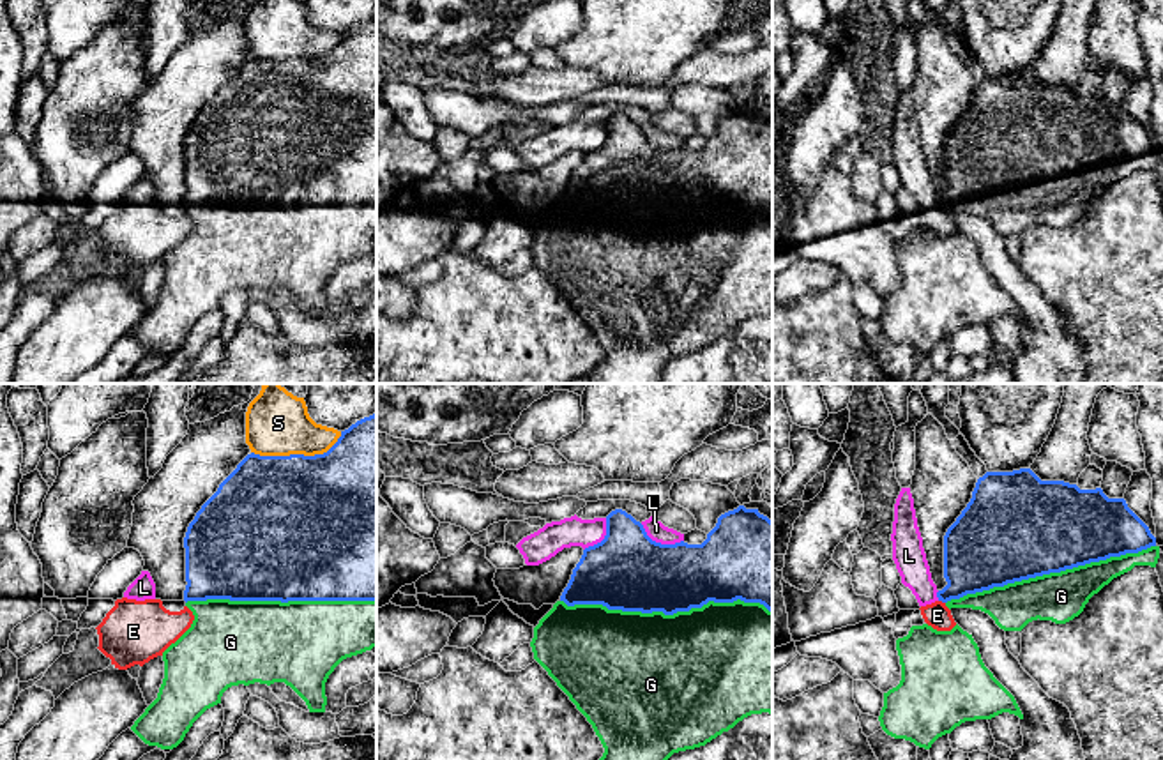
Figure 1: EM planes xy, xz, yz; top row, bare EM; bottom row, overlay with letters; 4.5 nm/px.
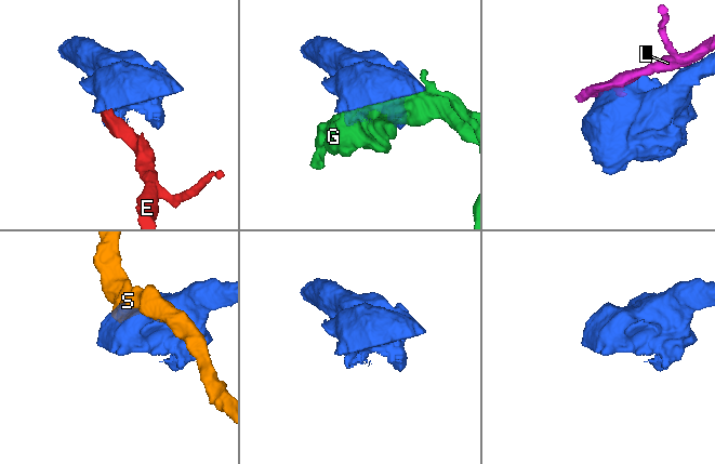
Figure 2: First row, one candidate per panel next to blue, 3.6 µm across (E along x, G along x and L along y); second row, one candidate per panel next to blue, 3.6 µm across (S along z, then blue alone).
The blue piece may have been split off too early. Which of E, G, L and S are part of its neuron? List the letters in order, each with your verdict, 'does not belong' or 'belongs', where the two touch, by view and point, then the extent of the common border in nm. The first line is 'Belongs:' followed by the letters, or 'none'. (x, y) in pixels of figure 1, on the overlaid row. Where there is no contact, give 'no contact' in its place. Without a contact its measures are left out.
Belongs: G
E: does not belong | yz (942, 601) | 40 nm
G: belongs | xz (667, 614) | 950 nm
L: does not belong | xz (660, 543) | 220 nm
S: does not belong | xy (297, 455) | 420 nm

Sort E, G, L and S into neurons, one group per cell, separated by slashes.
E L / G / S

